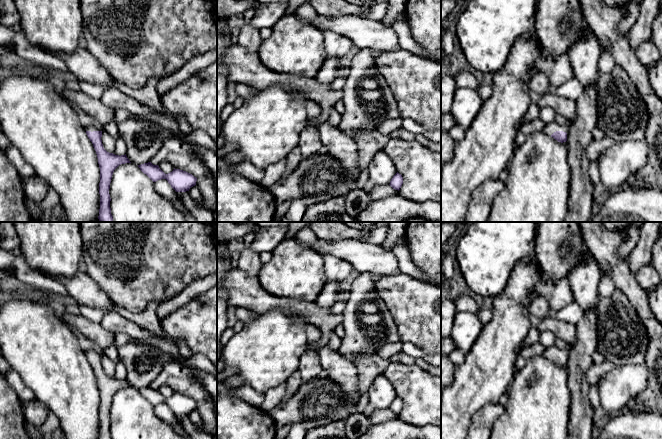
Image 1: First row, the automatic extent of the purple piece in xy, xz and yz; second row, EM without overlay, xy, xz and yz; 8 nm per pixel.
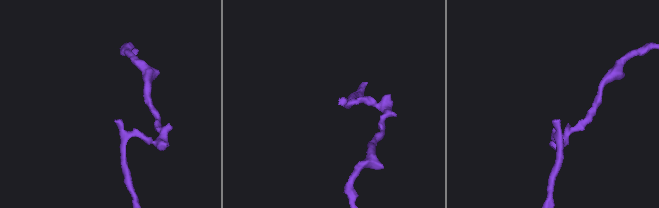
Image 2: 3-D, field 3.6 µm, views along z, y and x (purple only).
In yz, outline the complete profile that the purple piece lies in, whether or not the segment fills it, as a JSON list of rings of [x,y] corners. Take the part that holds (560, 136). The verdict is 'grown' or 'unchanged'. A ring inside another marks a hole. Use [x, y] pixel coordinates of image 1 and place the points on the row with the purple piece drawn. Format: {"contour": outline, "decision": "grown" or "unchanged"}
{"contour": [[[556,121],[545,124],[544,132],[553,137],[558,142],[567,141],[567,133],[569,126],[561,126]]], "decision": "grown"}

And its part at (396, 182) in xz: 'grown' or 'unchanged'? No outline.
unchanged

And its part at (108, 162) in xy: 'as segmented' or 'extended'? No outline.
extended

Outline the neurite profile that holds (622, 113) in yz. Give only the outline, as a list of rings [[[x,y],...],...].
[[[616,65],[610,74],[600,74],[597,81],[597,107],[598,127],[615,143],[642,140],[645,137],[649,123],[646,103],[621,67]]]

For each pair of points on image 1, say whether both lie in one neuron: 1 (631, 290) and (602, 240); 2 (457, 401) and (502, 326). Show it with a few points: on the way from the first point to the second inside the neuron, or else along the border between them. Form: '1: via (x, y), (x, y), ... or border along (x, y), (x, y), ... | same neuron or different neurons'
1: via (622, 278), (620, 273), (607, 260), (605, 252) | same neuron
2: via (476, 382), (488, 370), (498, 345) | same neuron

